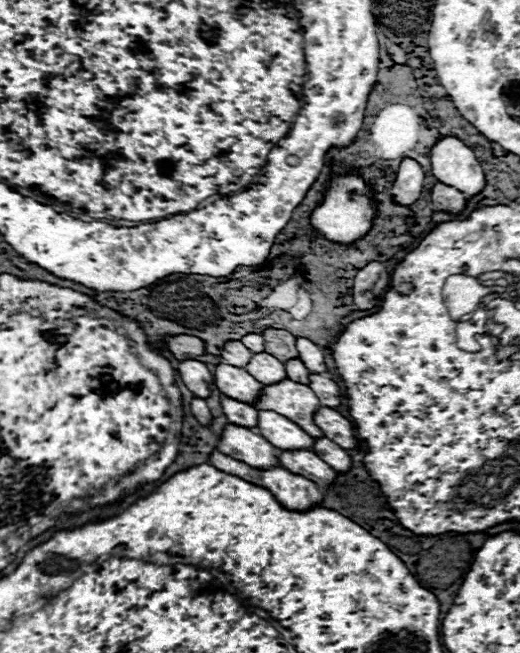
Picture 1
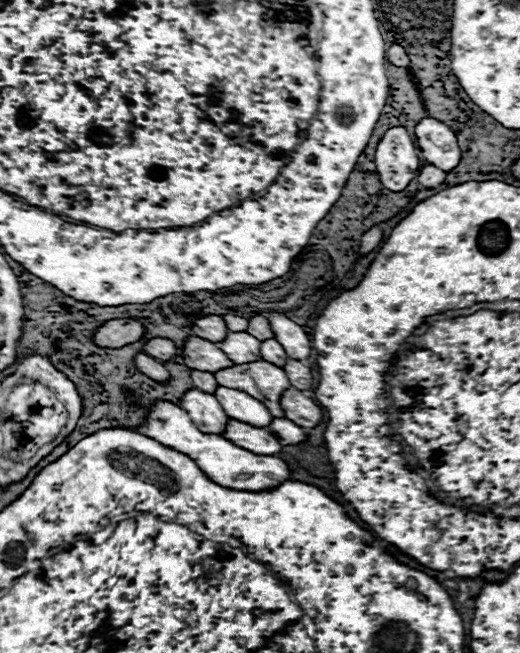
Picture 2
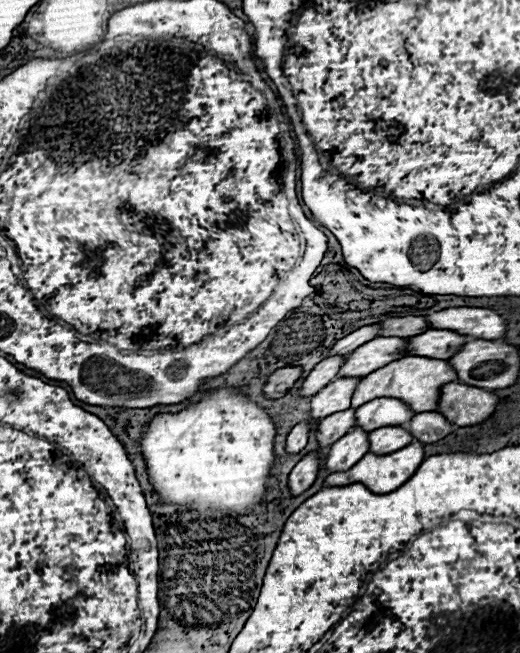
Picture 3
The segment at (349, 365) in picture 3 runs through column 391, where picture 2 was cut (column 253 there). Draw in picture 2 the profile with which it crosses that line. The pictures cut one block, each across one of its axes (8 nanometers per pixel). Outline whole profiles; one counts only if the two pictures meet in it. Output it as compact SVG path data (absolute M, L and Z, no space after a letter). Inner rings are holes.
M228 332L228 336L216 344L234 360L234 364L250 364L262 360L260 356L260 340L250 336L248 332Z

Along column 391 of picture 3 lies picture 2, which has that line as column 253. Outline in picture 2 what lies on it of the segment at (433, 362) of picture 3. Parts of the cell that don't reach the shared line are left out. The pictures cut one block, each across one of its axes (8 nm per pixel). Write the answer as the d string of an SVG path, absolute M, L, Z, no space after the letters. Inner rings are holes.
M260 360L254 364L236 364L232 368L224 368L222 372L216 372L214 378L226 388L234 388L262 400L262 404L270 408L272 416L284 416L280 398L290 388L290 380L282 368Z

